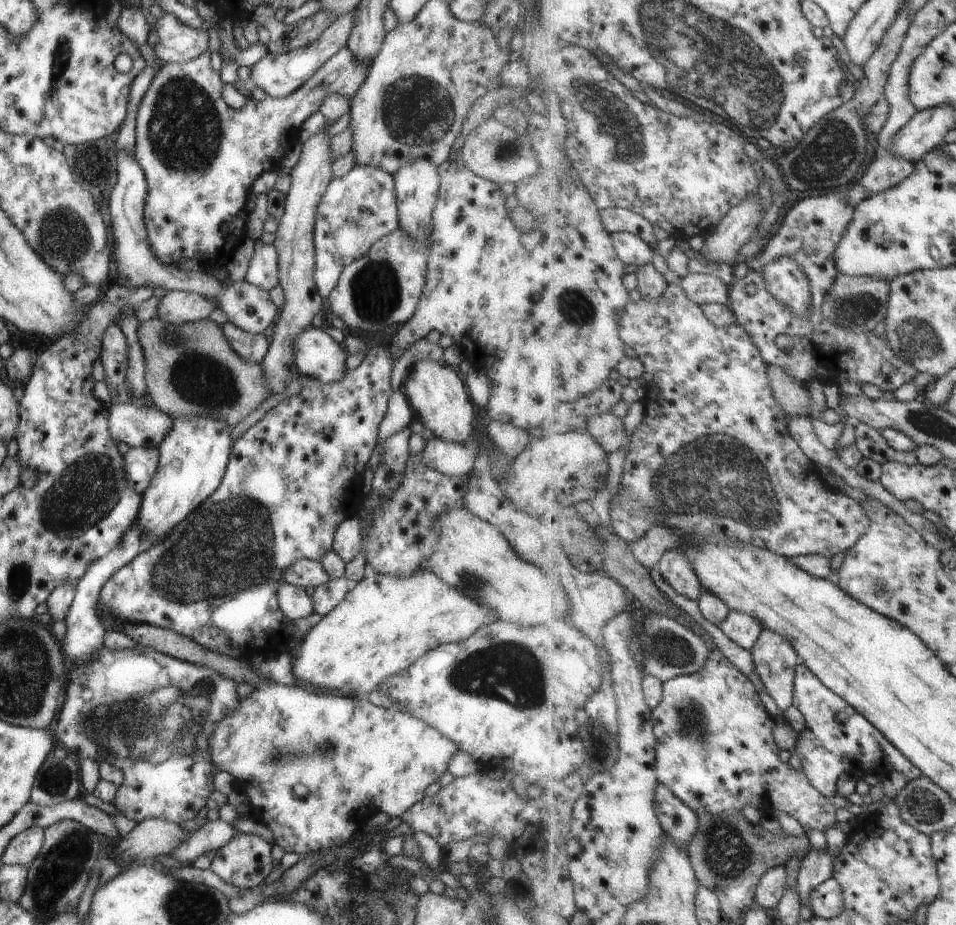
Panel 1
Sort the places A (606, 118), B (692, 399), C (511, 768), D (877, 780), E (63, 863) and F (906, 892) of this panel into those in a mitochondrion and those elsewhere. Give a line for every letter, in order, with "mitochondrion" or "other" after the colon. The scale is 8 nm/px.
A: mitochondrion
B: other
C: other
D: other
E: mitochondrion
F: other

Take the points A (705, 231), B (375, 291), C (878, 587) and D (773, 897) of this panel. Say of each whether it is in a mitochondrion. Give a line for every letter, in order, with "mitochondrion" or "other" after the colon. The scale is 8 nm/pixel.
A: other
B: mitochondrion
C: mitochondrion
D: other

